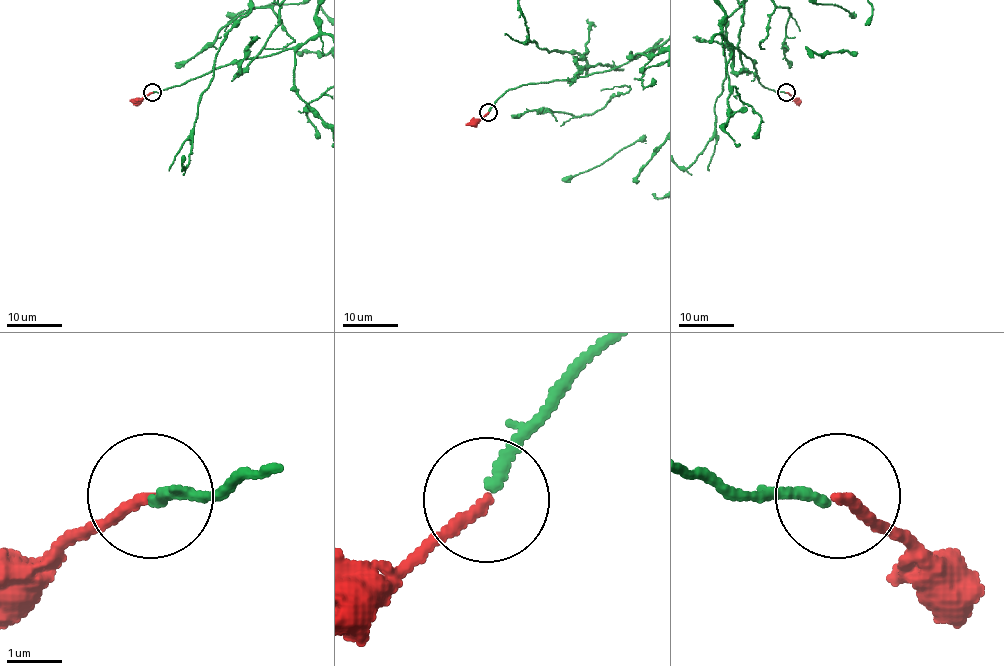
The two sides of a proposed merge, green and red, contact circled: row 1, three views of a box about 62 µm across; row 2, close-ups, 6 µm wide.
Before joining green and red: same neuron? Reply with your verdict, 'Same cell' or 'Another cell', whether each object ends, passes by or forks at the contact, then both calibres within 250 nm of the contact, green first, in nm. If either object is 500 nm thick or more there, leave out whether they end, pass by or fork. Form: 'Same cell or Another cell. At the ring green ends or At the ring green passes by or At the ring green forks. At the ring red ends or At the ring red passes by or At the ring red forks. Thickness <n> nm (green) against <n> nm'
Same cell. At the ring green ends. At the ring red ends. Thickness 200 nm (green) against 190 nm

